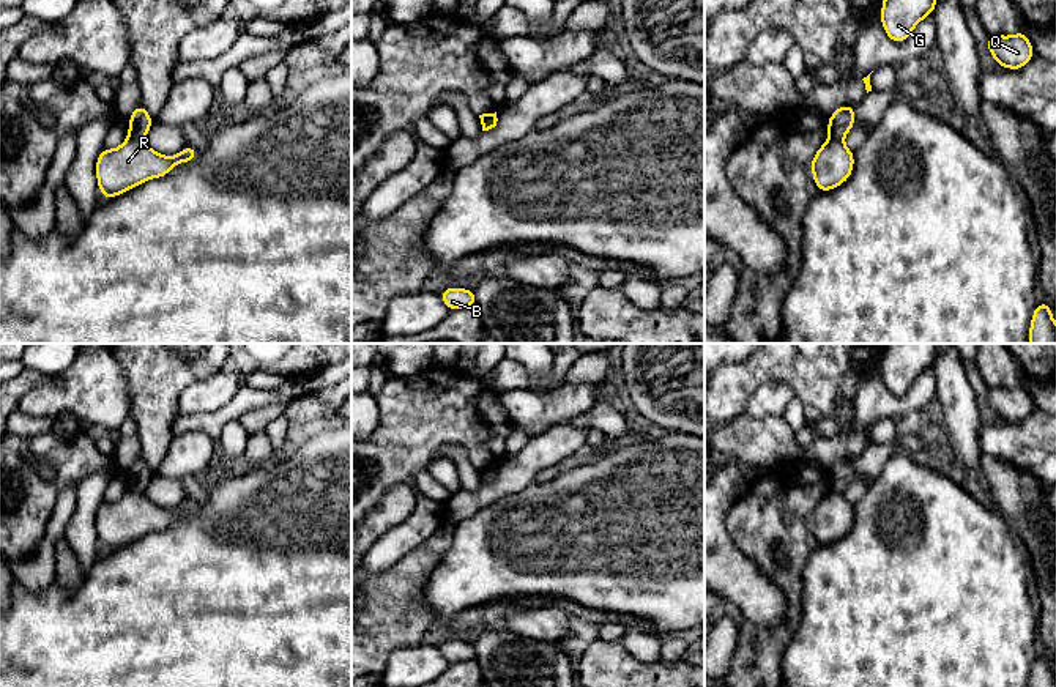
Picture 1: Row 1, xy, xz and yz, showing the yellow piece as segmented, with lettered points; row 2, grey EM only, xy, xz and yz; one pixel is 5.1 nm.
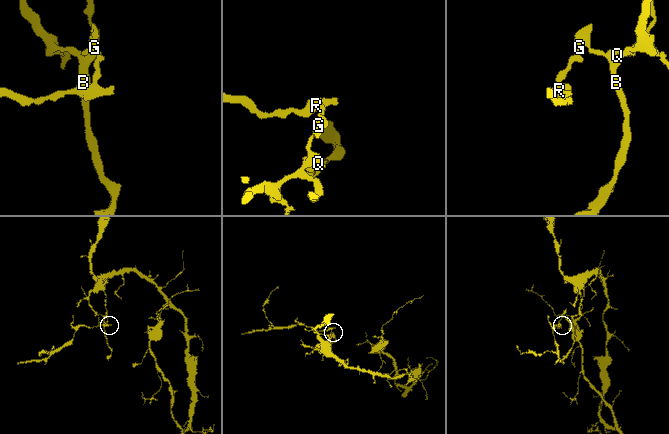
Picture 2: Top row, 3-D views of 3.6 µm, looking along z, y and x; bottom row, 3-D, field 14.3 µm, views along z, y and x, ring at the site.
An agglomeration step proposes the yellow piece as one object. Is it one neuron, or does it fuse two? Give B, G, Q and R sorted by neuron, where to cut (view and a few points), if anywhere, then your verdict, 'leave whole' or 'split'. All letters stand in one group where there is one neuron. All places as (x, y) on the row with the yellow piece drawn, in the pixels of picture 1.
groups B G Q / R; cut xy (130, 136), (142, 141); split

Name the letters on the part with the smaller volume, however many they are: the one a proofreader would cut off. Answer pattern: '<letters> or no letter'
R

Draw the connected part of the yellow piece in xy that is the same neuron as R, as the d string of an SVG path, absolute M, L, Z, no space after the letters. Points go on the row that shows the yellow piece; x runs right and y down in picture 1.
M128 137L118 148L102 148L96 159L96 180L102 199L117 197L139 184L161 178L181 162L192 162L197 148L184 147L175 156L151 150L143 140Z

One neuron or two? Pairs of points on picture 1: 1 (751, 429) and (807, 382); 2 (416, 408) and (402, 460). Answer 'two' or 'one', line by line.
1: two
2: one

